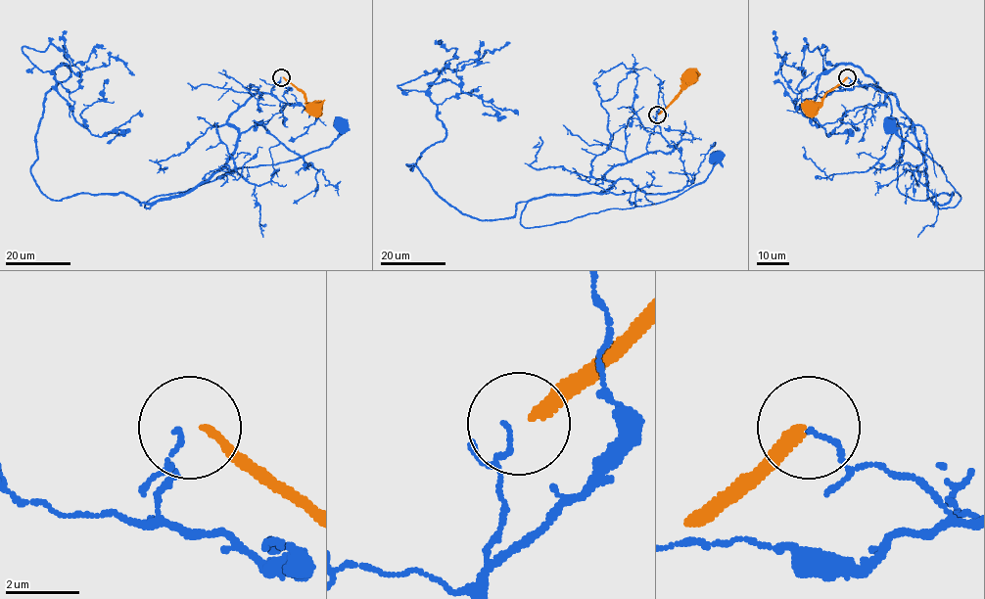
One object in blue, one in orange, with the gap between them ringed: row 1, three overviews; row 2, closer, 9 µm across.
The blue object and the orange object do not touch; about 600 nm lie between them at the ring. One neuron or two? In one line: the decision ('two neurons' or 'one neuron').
two neurons

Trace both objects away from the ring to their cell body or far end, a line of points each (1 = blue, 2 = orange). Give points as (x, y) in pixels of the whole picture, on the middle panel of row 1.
1: (656, 115), (647, 152), (614, 165), (606, 191), (530, 199), (520, 223), (673, 199), (702, 182), (719, 157)
2: (658, 115), (680, 92), (688, 76)

